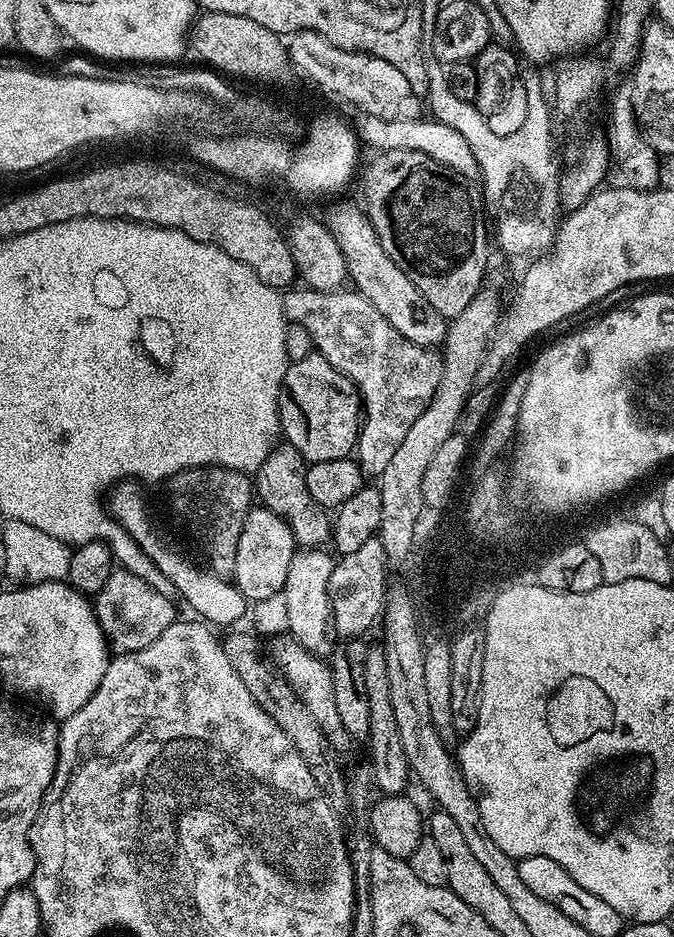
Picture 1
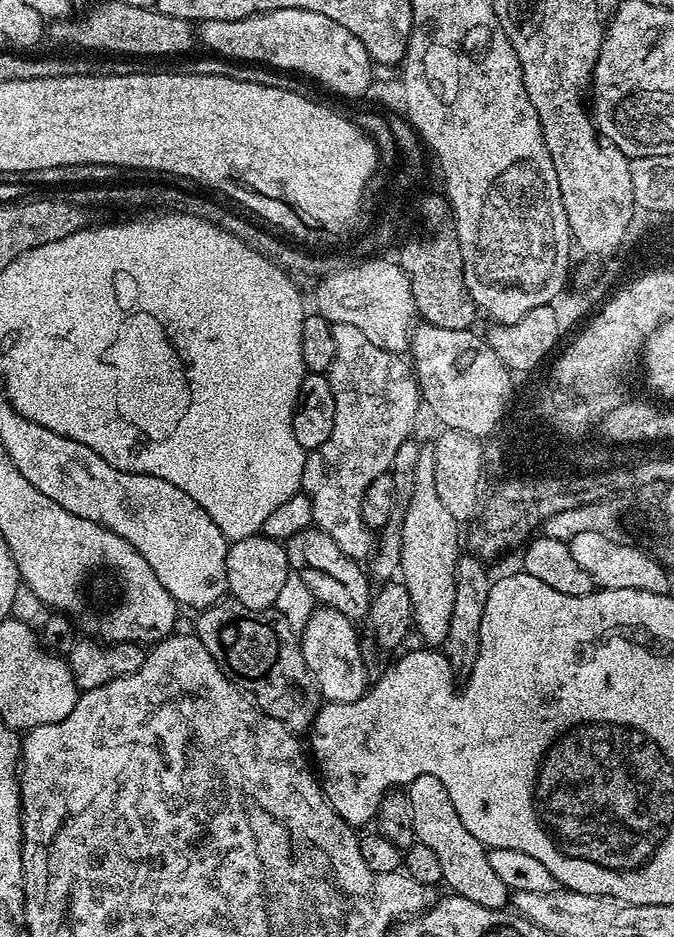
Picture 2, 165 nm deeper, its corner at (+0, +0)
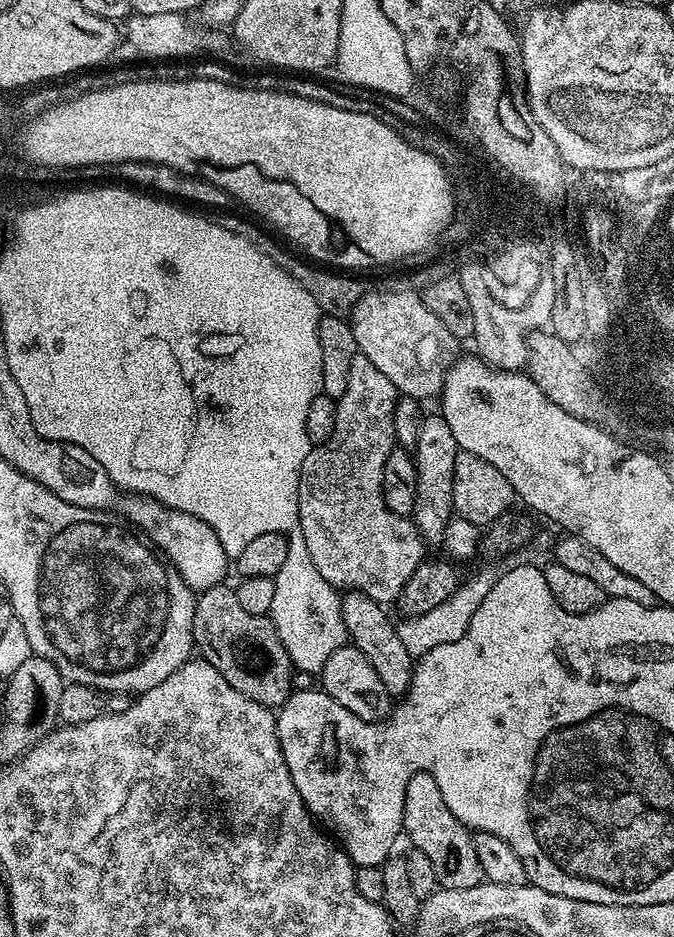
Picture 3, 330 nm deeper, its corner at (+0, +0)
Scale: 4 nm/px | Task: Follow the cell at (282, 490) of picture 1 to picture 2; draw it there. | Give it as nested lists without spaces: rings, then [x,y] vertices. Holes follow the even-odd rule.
[[[311,527],[290,537],[286,542],[288,549],[288,566],[295,575],[306,582],[313,597],[321,605],[338,610],[338,614],[346,614],[353,622],[363,621],[374,595],[373,585],[368,585],[370,576],[362,569],[361,561],[342,554],[338,542],[330,538],[330,534],[321,528]]]

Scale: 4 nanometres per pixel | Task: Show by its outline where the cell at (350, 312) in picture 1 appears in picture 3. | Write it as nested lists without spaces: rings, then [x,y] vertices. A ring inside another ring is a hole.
[[[357,354],[350,366],[350,379],[346,394],[336,401],[334,434],[324,444],[312,447],[306,462],[302,462],[298,486],[300,511],[299,535],[304,537],[306,550],[318,566],[318,574],[326,578],[337,590],[351,590],[366,594],[379,604],[391,605],[399,601],[402,586],[410,582],[410,574],[426,559],[426,545],[420,537],[416,523],[407,516],[394,514],[382,498],[382,466],[390,458],[390,450],[397,447],[394,434],[394,410],[398,393],[394,382],[370,362],[370,358]]]

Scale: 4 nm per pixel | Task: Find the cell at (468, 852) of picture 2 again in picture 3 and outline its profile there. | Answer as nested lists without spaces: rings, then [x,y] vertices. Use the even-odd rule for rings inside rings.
[[[419,772],[410,778],[410,782],[406,782],[402,832],[408,835],[407,843],[411,847],[422,850],[422,854],[430,858],[434,874],[438,874],[440,887],[466,890],[470,886],[478,886],[484,879],[482,866],[478,866],[478,854],[474,854],[472,832],[462,822],[458,822],[454,814],[450,814],[450,806],[446,806],[442,790],[438,790],[438,782],[434,782],[430,774]]]

